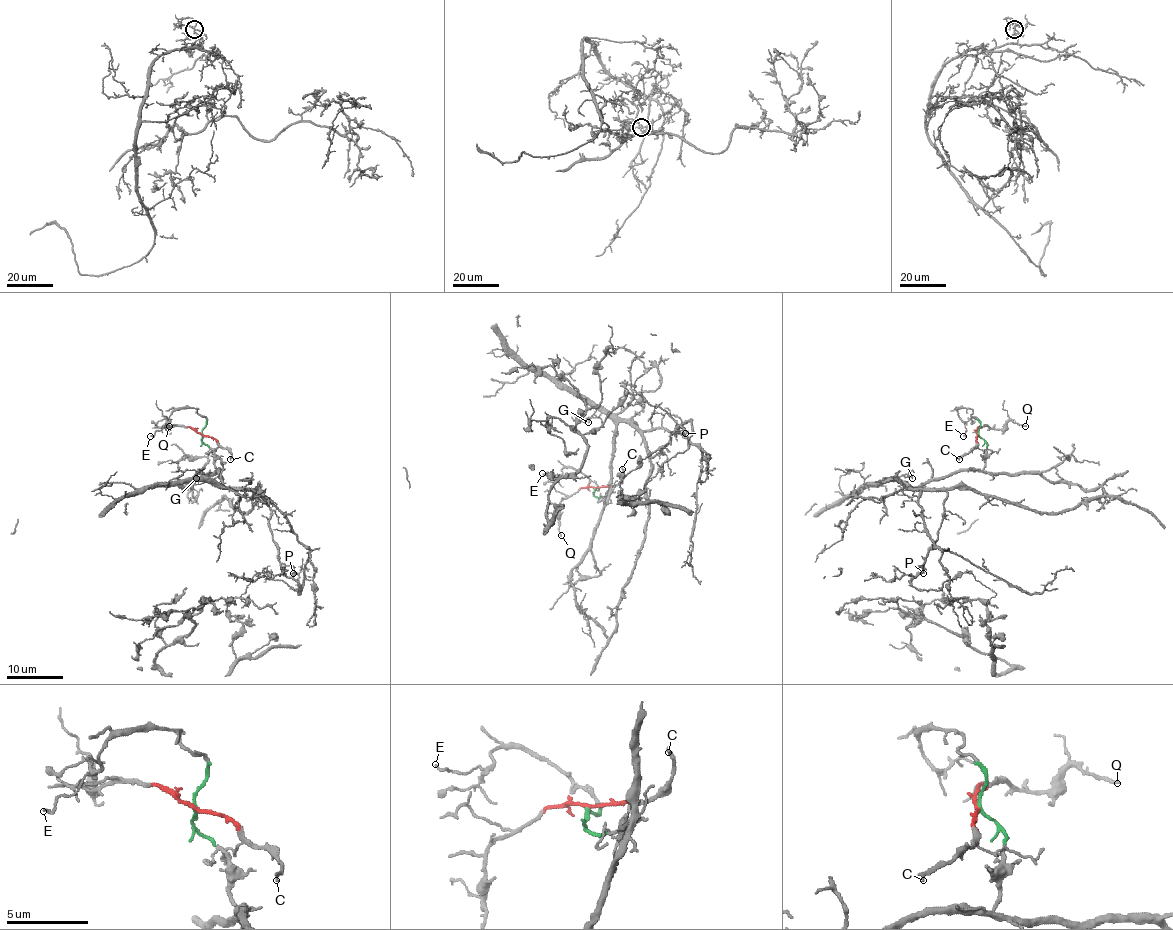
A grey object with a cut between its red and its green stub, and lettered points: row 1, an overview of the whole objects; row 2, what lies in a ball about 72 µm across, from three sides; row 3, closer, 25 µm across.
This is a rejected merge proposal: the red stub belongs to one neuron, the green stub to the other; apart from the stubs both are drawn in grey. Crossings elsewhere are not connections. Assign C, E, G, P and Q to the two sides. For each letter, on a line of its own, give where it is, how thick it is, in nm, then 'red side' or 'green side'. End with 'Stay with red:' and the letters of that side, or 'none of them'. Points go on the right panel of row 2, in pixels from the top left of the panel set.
C: (959, 459) | 220 nm | red side
E: (963, 436) | 150 nm | green side
G: (912, 478) | 190 nm | green side
P: (923, 573) | 160 nm | green side
Q: (1025, 426) | 170 nm | red side
Stay with red: C, Q

